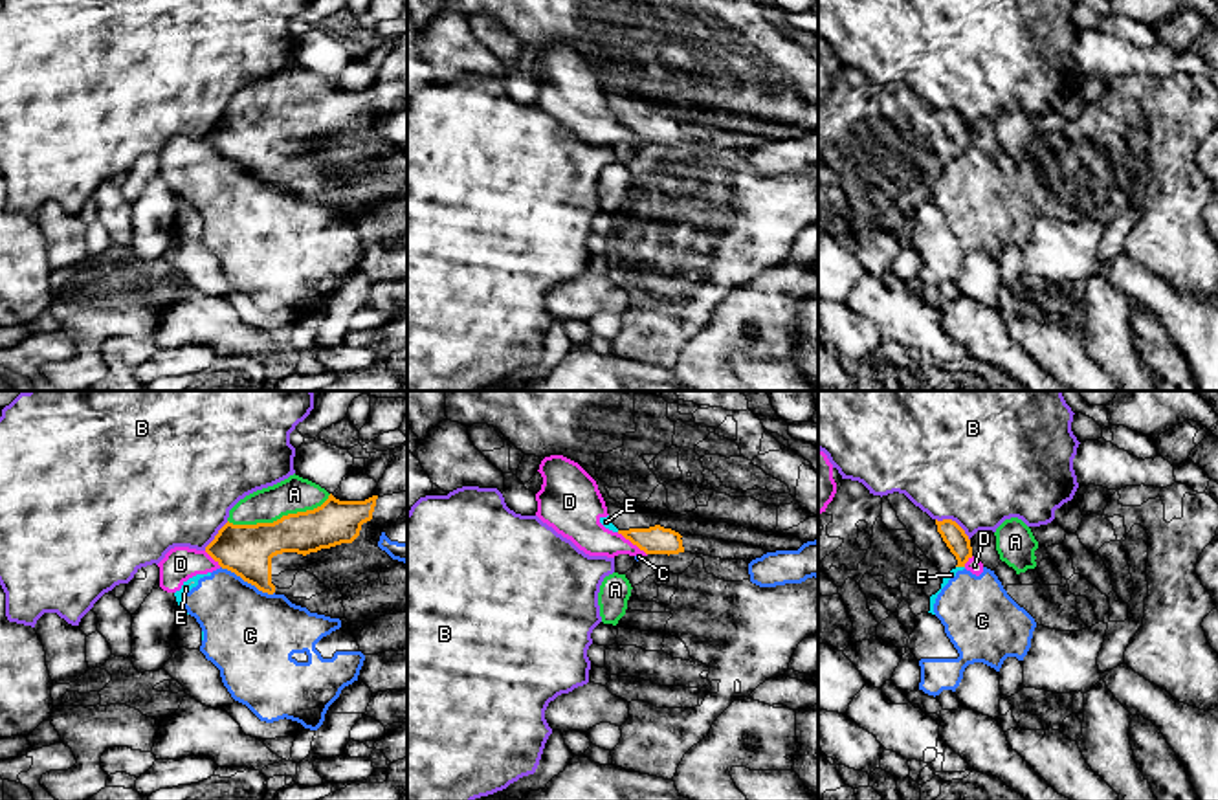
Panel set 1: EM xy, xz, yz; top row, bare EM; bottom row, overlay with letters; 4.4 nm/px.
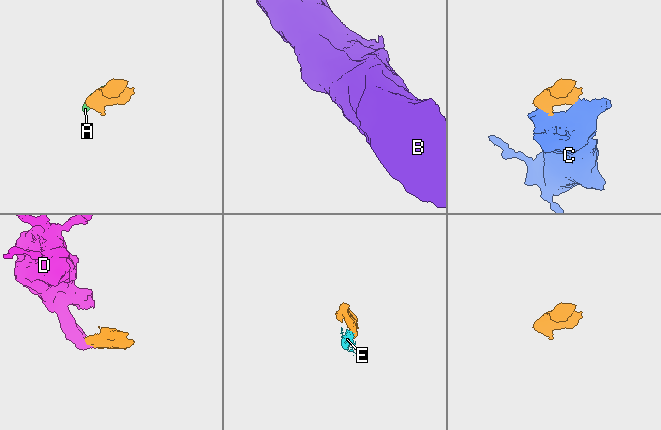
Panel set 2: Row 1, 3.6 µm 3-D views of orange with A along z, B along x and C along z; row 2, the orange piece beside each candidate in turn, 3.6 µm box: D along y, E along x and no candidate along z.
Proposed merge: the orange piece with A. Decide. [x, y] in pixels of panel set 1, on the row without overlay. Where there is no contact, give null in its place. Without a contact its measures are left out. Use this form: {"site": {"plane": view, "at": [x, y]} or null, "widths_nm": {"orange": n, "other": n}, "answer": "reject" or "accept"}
{"site": {"plane": "xy", "at": [281, 107]}, "widths_nm": {"orange": 220, "other": 160}, "answer": "accept"}

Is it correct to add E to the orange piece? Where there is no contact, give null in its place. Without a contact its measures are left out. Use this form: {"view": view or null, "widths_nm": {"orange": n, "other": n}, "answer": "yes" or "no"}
{"view": "yz", "widths_nm": {"orange": 100, "other": 30}, "answer": "no"}

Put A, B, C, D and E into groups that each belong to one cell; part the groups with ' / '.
A / B / C D E

